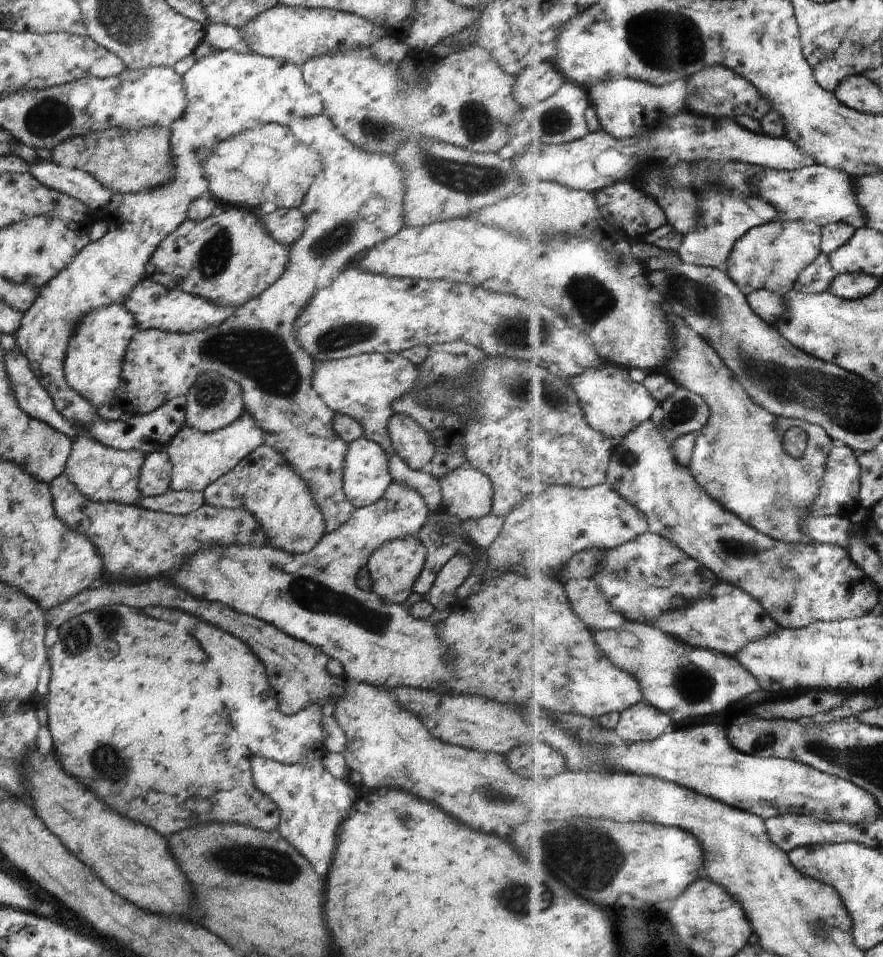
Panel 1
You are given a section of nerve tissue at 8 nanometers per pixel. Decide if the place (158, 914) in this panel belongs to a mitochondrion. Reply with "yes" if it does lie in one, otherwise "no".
no

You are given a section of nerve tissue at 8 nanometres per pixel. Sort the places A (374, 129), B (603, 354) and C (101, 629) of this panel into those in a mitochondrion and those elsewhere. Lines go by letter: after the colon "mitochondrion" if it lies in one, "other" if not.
A: mitochondrion
B: other
C: mitochondrion

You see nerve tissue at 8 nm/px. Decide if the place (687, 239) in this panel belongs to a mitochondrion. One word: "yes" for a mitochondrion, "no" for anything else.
no

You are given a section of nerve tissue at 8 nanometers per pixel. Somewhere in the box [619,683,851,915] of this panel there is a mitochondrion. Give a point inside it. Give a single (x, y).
(766, 741)

